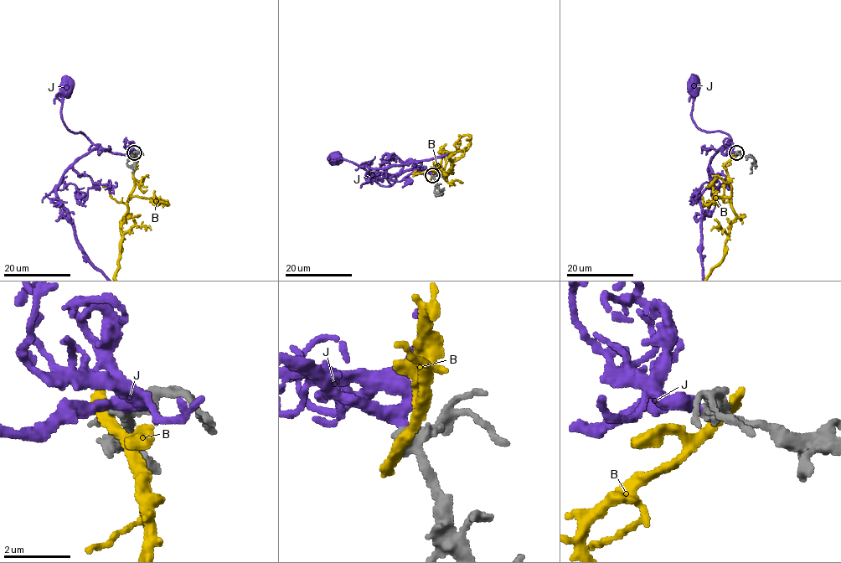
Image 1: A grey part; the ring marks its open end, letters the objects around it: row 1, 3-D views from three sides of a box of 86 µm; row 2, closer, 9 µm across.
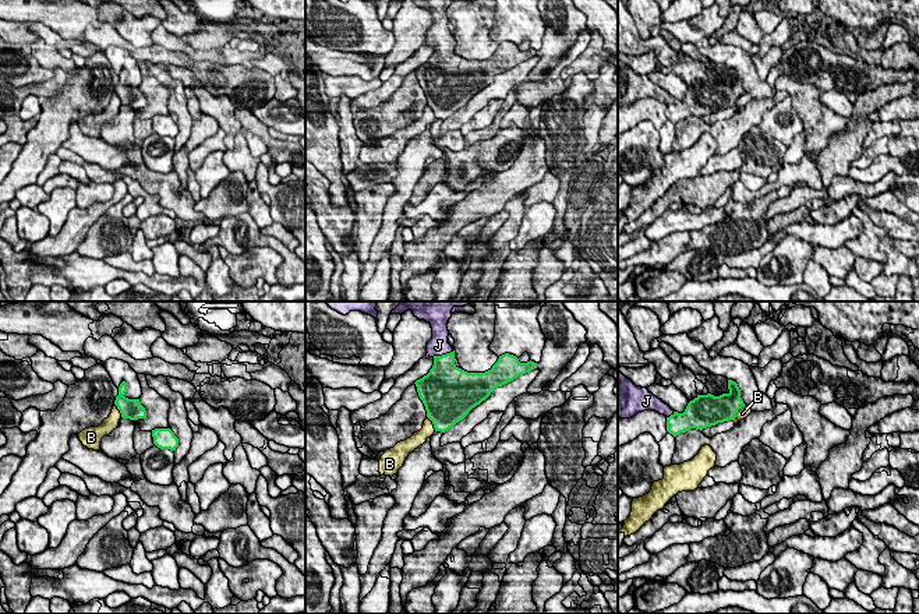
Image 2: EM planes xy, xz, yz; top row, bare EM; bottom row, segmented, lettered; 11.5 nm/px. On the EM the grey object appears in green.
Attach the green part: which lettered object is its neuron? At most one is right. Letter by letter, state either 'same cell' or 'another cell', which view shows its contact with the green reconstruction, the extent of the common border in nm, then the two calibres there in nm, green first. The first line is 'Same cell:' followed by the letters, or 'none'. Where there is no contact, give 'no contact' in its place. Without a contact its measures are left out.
Same cell: J
B: another cell; contact in yz; length 240 nm; calibres 320 and 130 nm
J: same cell; contact in xz; length 260 nm; calibres 340 and 220 nm

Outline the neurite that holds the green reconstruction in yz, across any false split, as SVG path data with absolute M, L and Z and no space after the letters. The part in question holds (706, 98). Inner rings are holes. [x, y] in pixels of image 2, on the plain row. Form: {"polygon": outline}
{"polygon": "M618 57L618 103L630 106L639 99L655 98L667 105L667 119L674 124L690 116L703 117L718 110L734 107L745 93L738 71L728 67L728 81L714 84L697 82L683 100L674 99L647 75L636 74Z"}

